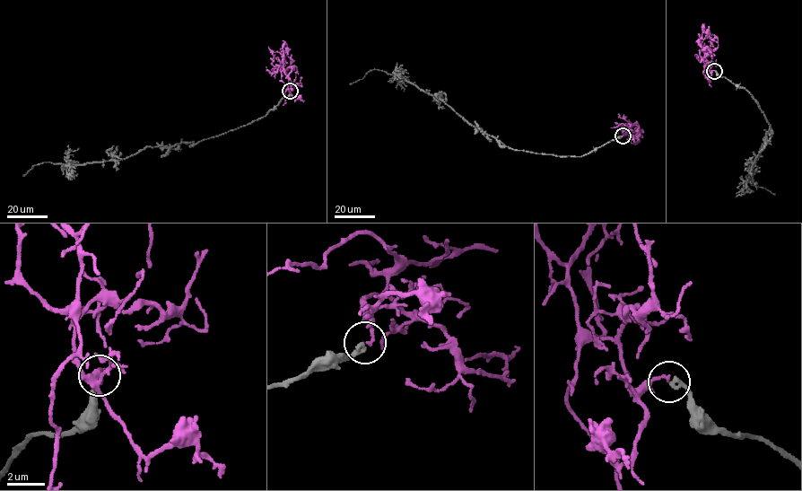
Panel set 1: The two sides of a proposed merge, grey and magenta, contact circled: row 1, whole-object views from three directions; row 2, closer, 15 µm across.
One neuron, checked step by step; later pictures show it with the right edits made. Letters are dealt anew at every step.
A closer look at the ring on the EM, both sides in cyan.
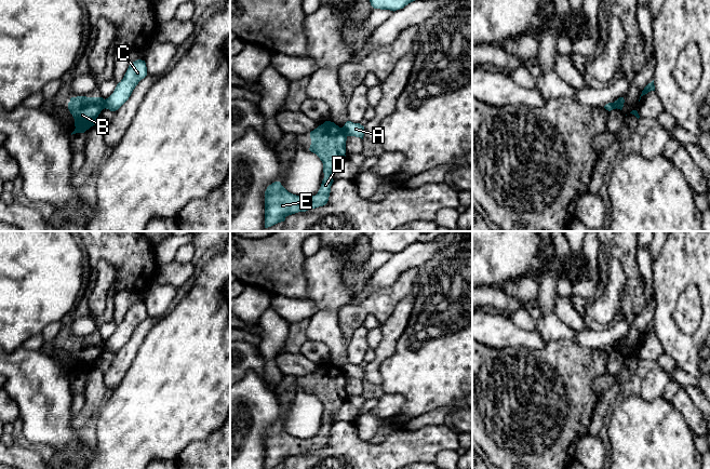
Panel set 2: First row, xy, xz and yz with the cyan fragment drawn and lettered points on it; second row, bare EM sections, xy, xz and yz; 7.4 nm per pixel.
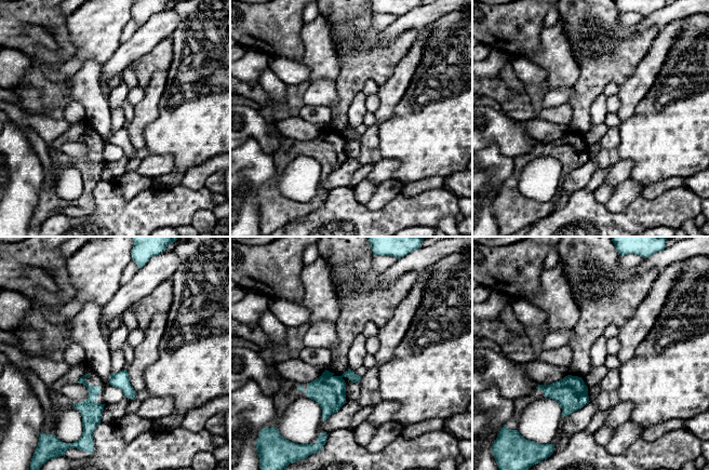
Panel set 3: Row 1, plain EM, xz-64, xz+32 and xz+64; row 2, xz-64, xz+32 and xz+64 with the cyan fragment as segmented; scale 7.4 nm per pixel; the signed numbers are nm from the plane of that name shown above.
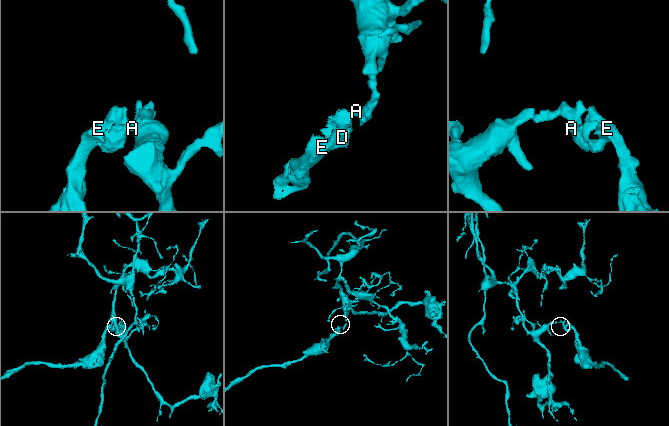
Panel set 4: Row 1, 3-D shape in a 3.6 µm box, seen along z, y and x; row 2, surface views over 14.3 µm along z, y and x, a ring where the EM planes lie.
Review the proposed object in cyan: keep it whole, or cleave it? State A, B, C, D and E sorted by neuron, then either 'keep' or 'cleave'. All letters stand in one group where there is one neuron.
groups A C / B D E; cleave

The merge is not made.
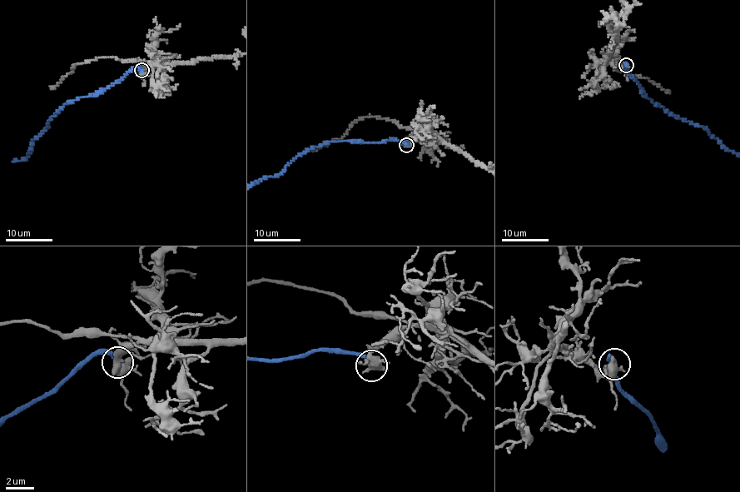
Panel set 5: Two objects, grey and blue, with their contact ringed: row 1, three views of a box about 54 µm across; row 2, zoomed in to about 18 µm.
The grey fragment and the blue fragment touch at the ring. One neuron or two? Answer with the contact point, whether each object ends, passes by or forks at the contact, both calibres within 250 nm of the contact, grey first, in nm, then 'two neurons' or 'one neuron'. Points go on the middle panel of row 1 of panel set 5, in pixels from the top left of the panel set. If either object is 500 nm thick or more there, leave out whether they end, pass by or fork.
(406, 145) | grey passes by | blue ends | 480/280 nm | two neurons

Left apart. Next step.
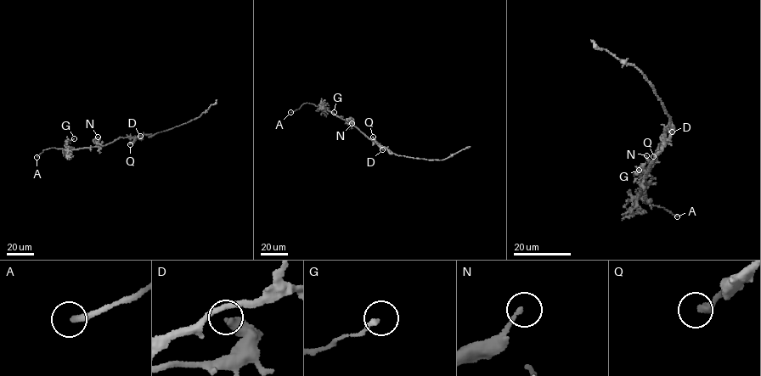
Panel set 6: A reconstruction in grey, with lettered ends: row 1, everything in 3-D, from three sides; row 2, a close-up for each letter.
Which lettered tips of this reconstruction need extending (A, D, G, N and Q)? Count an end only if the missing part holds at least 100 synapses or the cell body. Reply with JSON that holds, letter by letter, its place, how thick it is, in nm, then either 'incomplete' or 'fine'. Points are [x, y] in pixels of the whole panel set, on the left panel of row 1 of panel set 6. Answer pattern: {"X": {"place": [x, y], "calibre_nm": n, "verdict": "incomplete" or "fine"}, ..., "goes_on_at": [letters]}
{"A": {"place": [36, 157], "calibre_nm": 240, "verdict": "incomplete"}, "D": {"place": [140, 136], "calibre_nm": 400, "verdict": "fine"}, "G": {"place": [74, 138], "calibre_nm": 190, "verdict": "fine"}, "N": {"place": [98, 137], "calibre_nm": 160, "verdict": "fine"}, "Q": {"place": [130, 144], "calibre_nm": 260, "verdict": "fine"}, "goes_on_at": ["A"]}

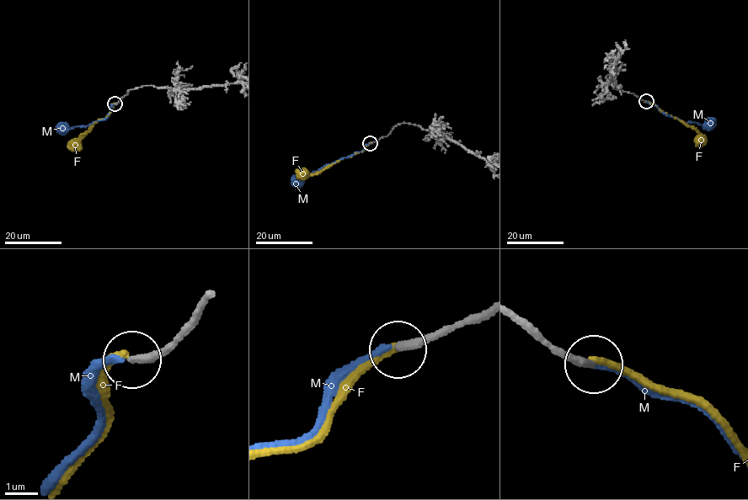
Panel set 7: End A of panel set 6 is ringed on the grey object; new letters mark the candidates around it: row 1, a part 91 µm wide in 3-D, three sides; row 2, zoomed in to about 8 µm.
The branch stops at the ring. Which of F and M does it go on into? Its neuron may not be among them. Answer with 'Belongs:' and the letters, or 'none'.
Belongs: none

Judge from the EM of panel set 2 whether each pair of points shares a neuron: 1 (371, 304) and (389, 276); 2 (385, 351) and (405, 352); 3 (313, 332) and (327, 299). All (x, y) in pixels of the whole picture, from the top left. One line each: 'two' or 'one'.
1: two
2: two
3: two

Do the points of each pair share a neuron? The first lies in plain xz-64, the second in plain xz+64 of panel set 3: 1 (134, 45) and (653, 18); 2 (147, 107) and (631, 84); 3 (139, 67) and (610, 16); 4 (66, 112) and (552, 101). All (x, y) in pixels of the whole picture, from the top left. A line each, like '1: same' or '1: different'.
1: same
2: same
3: same
4: different

